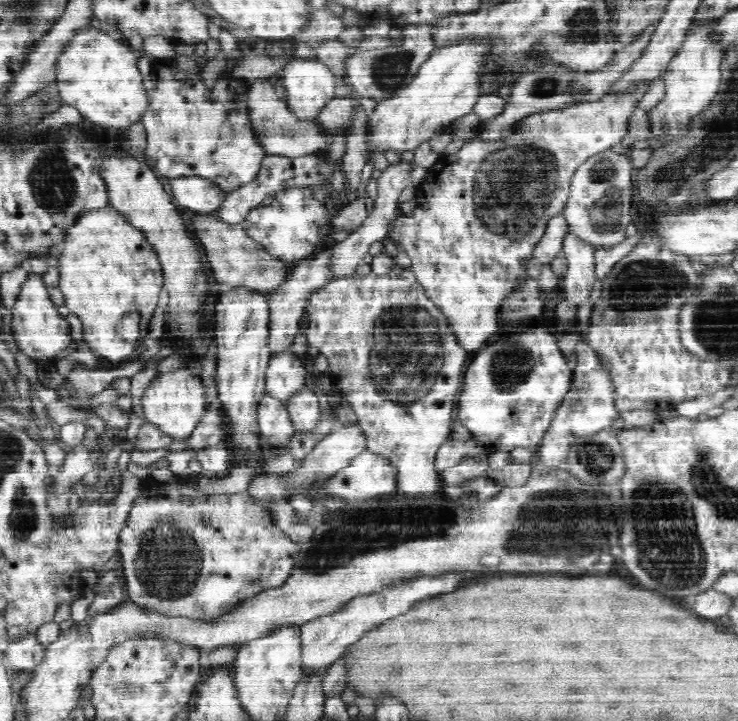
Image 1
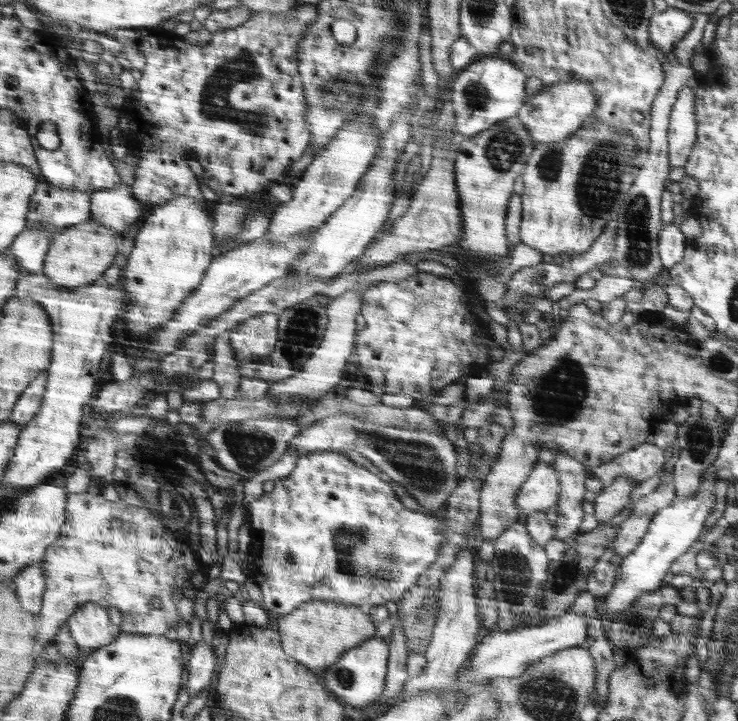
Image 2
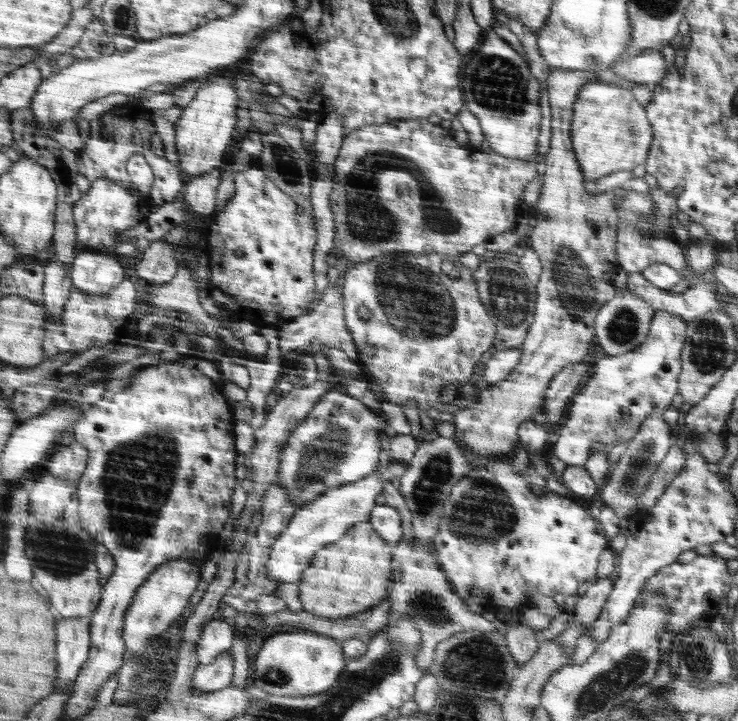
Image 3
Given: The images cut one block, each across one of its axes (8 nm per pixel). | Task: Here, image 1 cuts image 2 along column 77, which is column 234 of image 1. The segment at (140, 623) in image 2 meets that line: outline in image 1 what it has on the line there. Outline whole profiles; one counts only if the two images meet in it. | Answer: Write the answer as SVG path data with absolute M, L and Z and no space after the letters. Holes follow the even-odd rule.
M194 490L192 496L184 494L184 500L192 498L188 504L168 504L166 500L162 504L138 504L142 498L137 498L119 538L118 552L124 559L128 600L149 614L213 623L236 612L258 592L282 586L290 576L299 543L280 530L270 515L248 504L247 496L242 494L206 496Z

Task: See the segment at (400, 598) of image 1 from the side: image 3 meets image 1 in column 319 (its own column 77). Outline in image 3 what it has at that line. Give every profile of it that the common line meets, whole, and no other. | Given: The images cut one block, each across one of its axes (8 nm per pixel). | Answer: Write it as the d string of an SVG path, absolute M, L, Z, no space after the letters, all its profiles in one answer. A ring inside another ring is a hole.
M88 616L62 620L58 644L60 679L56 685L56 692L66 688L70 682L76 682L88 662L93 647L93 621L93 618Z

